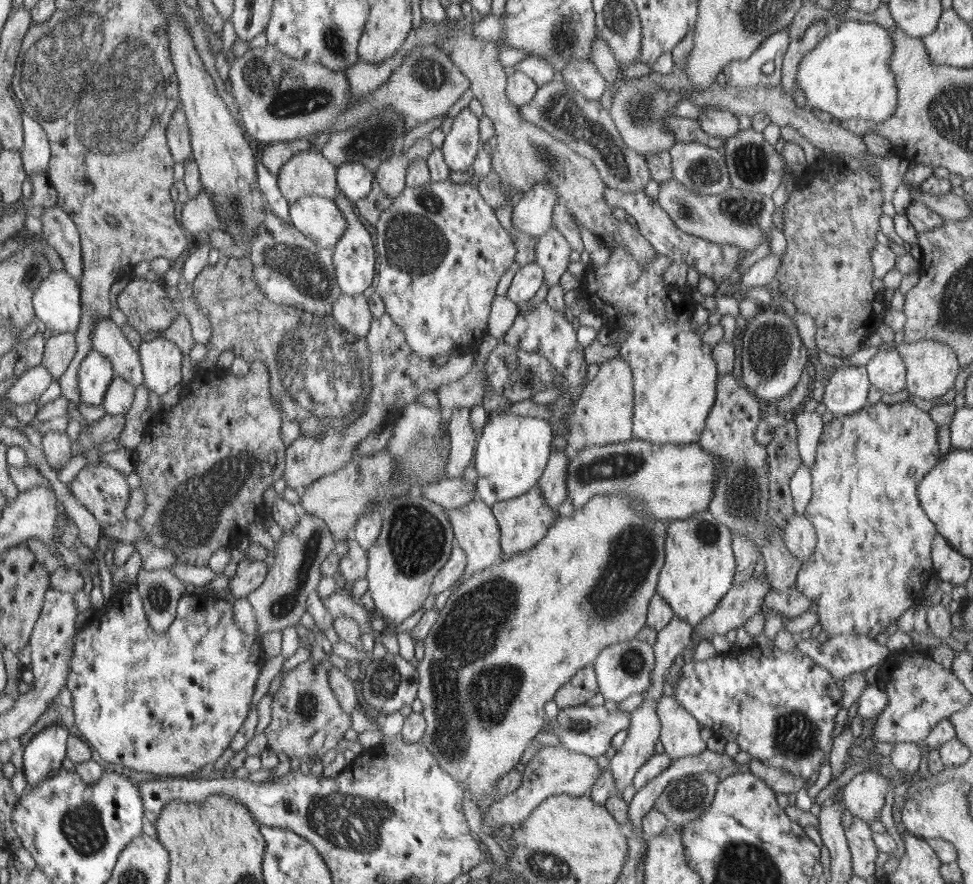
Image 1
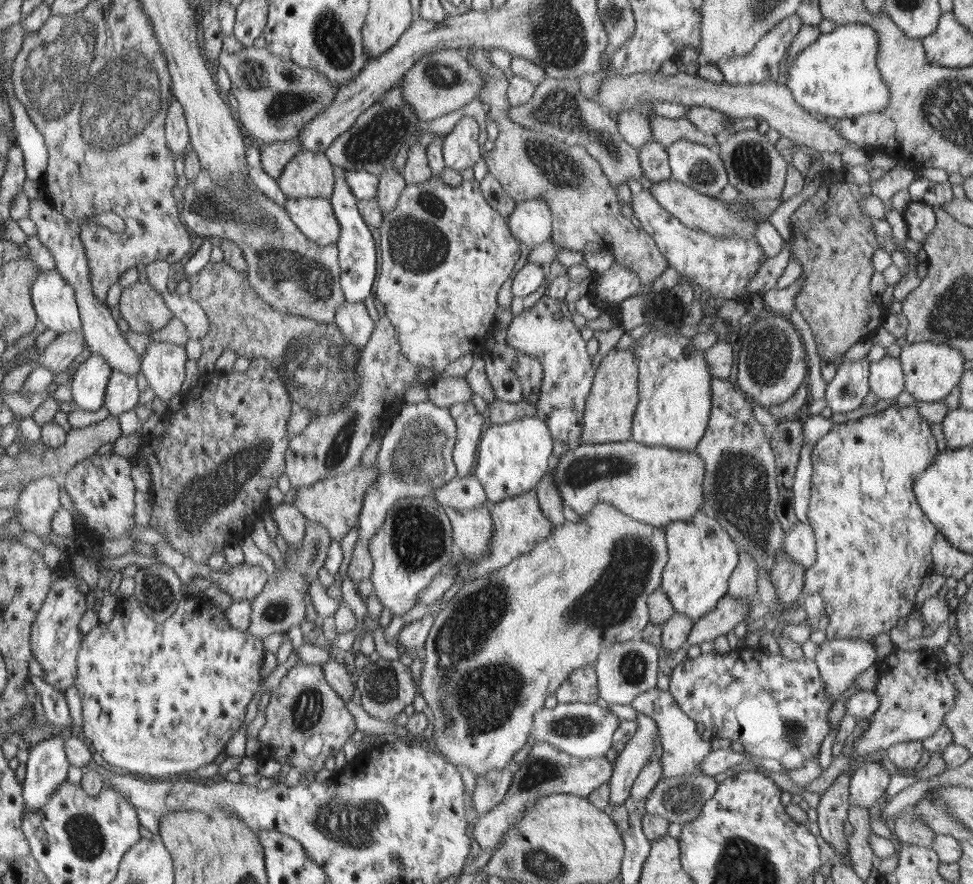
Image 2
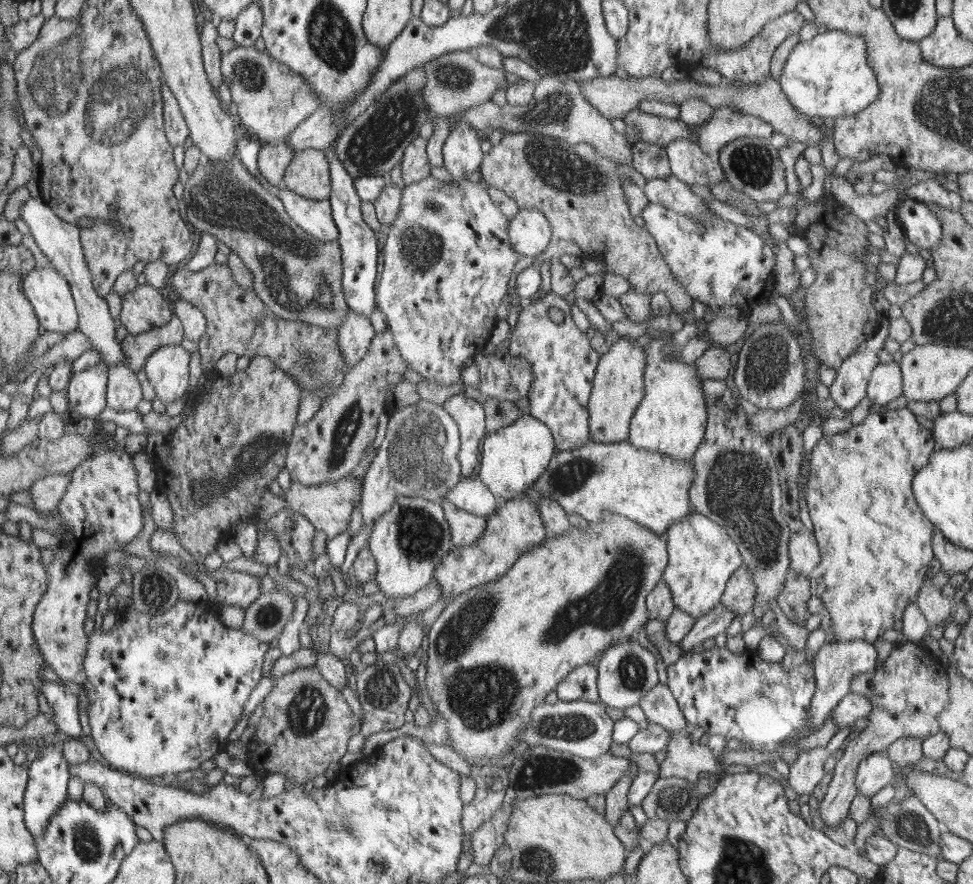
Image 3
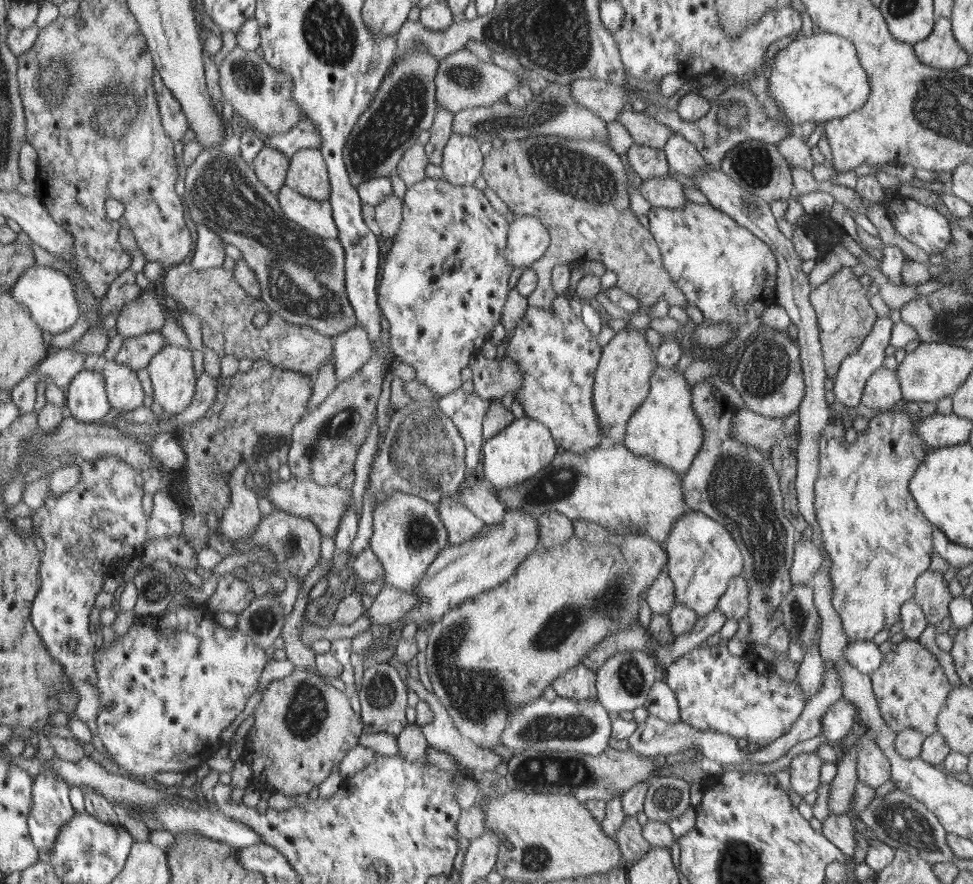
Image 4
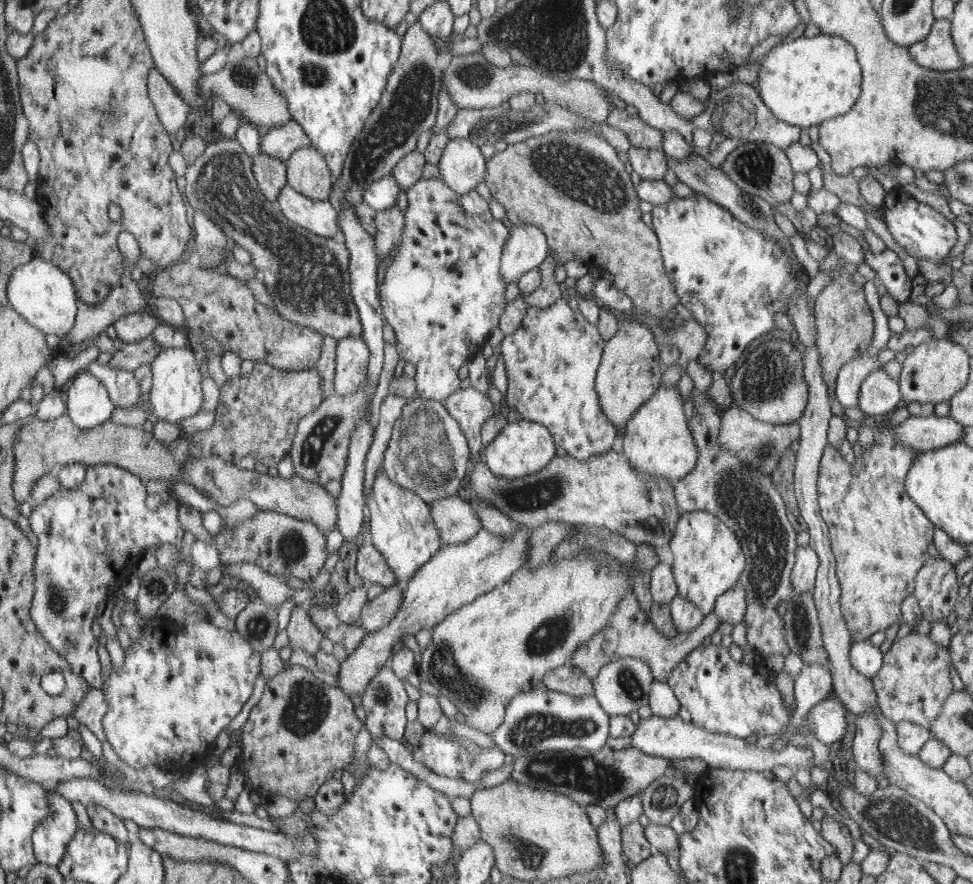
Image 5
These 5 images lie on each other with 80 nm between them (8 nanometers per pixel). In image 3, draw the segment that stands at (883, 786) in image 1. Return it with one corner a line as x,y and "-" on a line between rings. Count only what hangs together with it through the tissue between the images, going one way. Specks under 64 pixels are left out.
885,750
869,753
861,759
854,772
856,794
871,798
883,786
887,786
894,776
892,766

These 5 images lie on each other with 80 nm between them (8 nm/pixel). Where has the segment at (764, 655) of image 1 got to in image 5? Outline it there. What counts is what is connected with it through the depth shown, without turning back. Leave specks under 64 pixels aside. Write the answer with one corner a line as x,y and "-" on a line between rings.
709,643
697,645
678,662
666,683
678,700
676,716
682,721
707,732
746,740
782,731
790,718
791,713
787,713
781,701
772,675
762,660
754,663
753,667
747,667
741,661
733,661
727,648

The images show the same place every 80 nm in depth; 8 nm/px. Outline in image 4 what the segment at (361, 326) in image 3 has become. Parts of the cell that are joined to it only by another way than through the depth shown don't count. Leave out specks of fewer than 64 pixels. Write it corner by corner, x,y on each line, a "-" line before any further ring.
355,322
353,329
343,331
341,335
337,335
333,341
336,382
343,382
361,370
361,367
369,362
371,351
369,334
357,322

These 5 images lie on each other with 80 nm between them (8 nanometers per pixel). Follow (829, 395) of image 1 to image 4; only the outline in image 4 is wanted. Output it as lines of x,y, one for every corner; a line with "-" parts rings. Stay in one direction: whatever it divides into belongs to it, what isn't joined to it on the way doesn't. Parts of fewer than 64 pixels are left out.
889,317
877,318
857,352
840,363
833,378
832,392
835,401
849,408
859,404
865,381
874,370
882,366
891,328

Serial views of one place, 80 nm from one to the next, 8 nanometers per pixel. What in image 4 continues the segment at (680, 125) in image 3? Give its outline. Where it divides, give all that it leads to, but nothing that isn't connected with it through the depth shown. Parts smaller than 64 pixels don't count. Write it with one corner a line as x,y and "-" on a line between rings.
637,110
619,111
614,120
627,130
634,144
655,149
662,147
667,138
675,133
664,124
655,122
654,118
649,118
645,112

